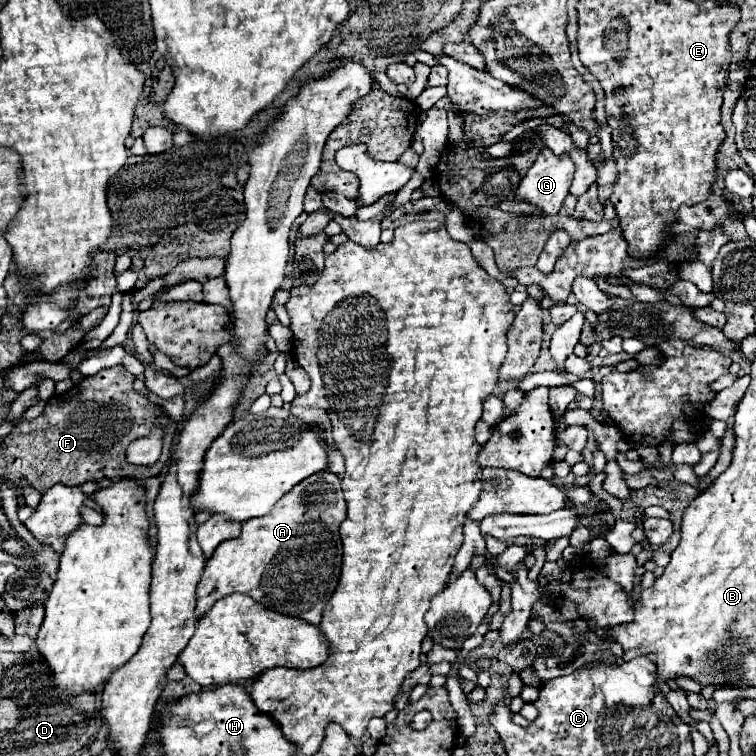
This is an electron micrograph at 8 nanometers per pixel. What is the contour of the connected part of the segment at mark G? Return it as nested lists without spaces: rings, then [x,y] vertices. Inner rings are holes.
[[[544,146],[518,186],[518,200],[538,206],[544,214],[556,214],[568,196],[572,174],[572,158],[568,154],[556,156]]]

